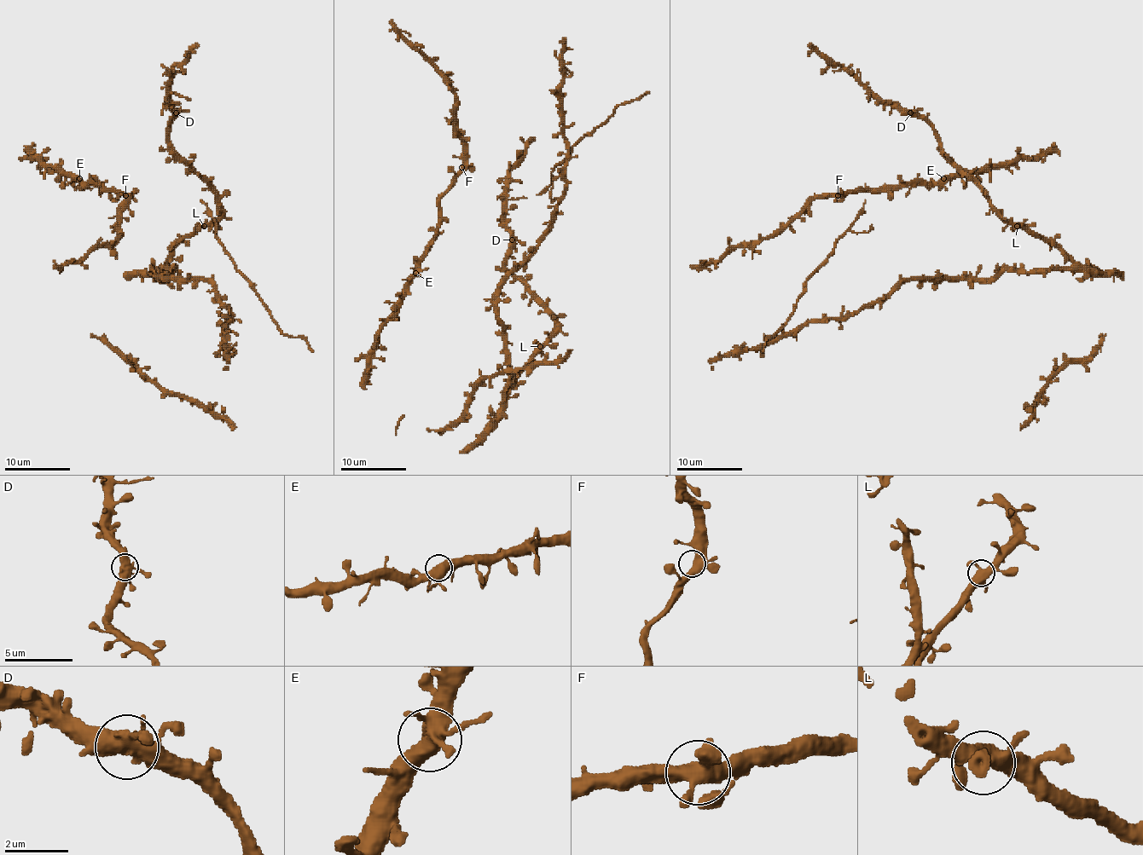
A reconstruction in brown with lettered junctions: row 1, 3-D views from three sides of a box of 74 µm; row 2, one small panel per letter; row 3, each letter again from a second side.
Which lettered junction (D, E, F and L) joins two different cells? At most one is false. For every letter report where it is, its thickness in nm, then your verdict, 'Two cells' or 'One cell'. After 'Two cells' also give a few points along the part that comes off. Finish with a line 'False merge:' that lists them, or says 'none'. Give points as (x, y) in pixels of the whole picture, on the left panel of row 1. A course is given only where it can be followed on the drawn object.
D: Place: (176, 112). Thickness 480 nm. One cell
E: Place: (79, 178). Thickness 480 nm. One cell
F: Place: (125, 195). Thickness 440 nm. One cell
L: Place: (204, 226). Thickness 480 nm. One cell
False merge: none

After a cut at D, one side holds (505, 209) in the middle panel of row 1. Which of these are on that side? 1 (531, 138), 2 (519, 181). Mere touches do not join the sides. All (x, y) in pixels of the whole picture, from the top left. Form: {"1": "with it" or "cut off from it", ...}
{"1": "with it", "2": "with it"}

